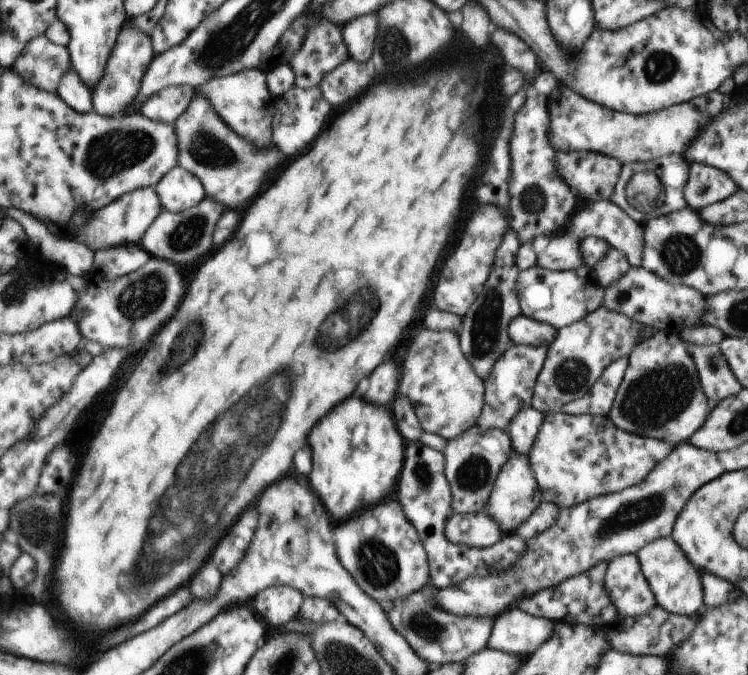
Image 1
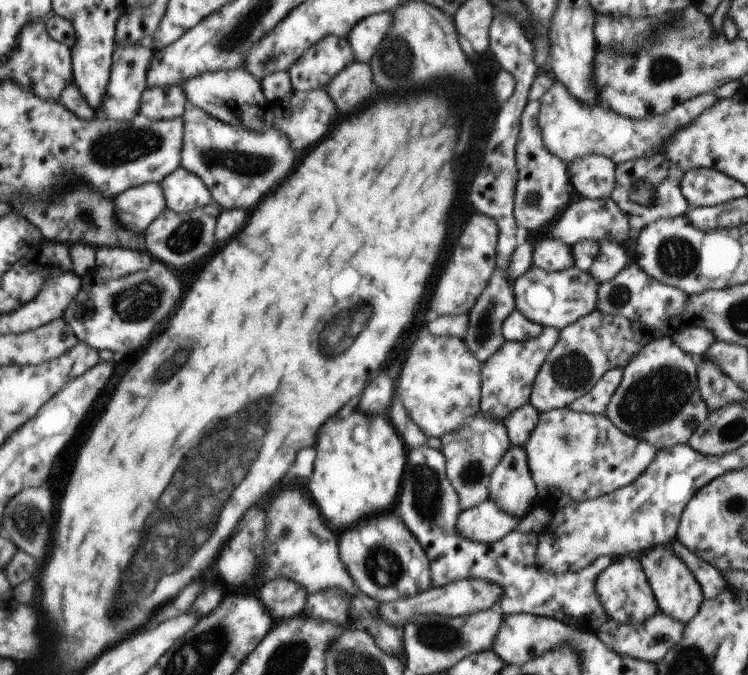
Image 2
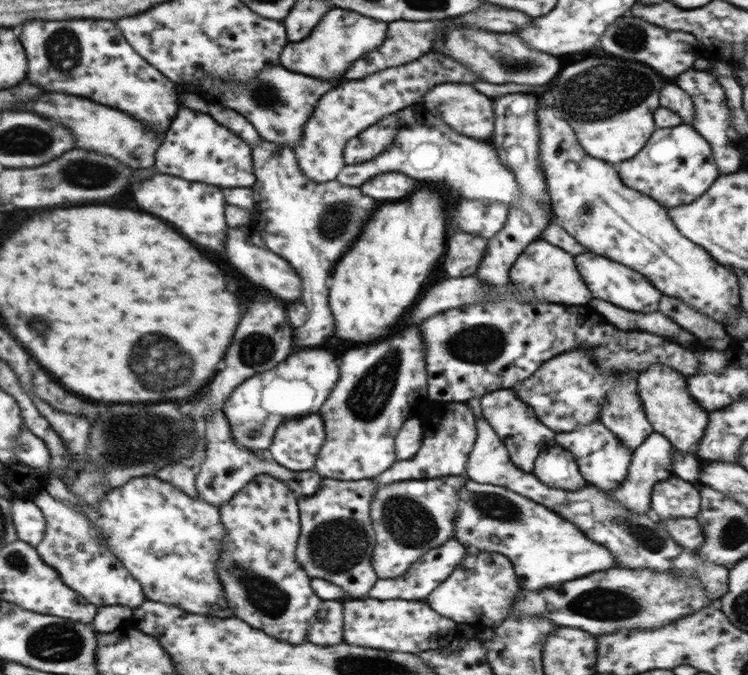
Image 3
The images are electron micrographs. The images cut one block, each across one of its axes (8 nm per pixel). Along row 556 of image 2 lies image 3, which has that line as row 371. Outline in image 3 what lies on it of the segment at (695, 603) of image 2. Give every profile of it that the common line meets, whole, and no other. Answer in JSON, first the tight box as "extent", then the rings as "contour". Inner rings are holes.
{"extent":[638,364,709,460],"contour":[[[652,364],[638,373],[639,397],[642,399],[653,432],[664,435],[671,442],[672,448],[682,451],[684,455],[694,455],[701,460],[698,456],[697,444],[708,424],[709,412],[702,408],[693,396],[690,396],[687,377],[664,364]]]}

